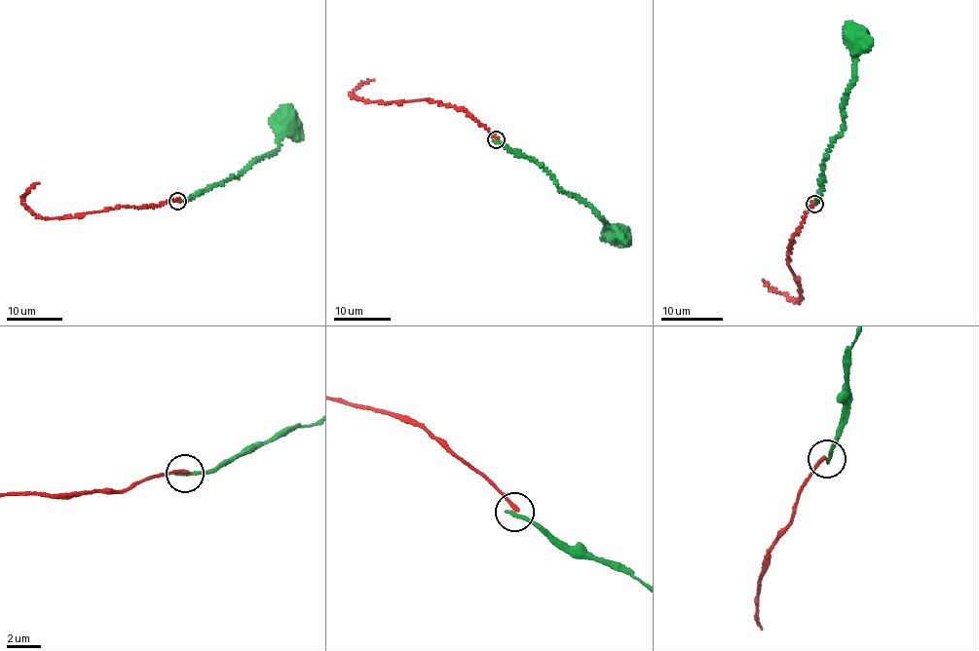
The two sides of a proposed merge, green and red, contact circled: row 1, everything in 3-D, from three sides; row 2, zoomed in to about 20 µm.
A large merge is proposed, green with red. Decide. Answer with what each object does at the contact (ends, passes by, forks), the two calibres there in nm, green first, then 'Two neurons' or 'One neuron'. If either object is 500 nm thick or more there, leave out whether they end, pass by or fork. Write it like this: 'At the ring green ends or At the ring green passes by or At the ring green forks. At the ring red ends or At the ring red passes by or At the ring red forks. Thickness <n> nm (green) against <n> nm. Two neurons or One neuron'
At the ring green ends. At the ring red ends. Thickness 200 nm (green) against 220 nm. Two neurons

